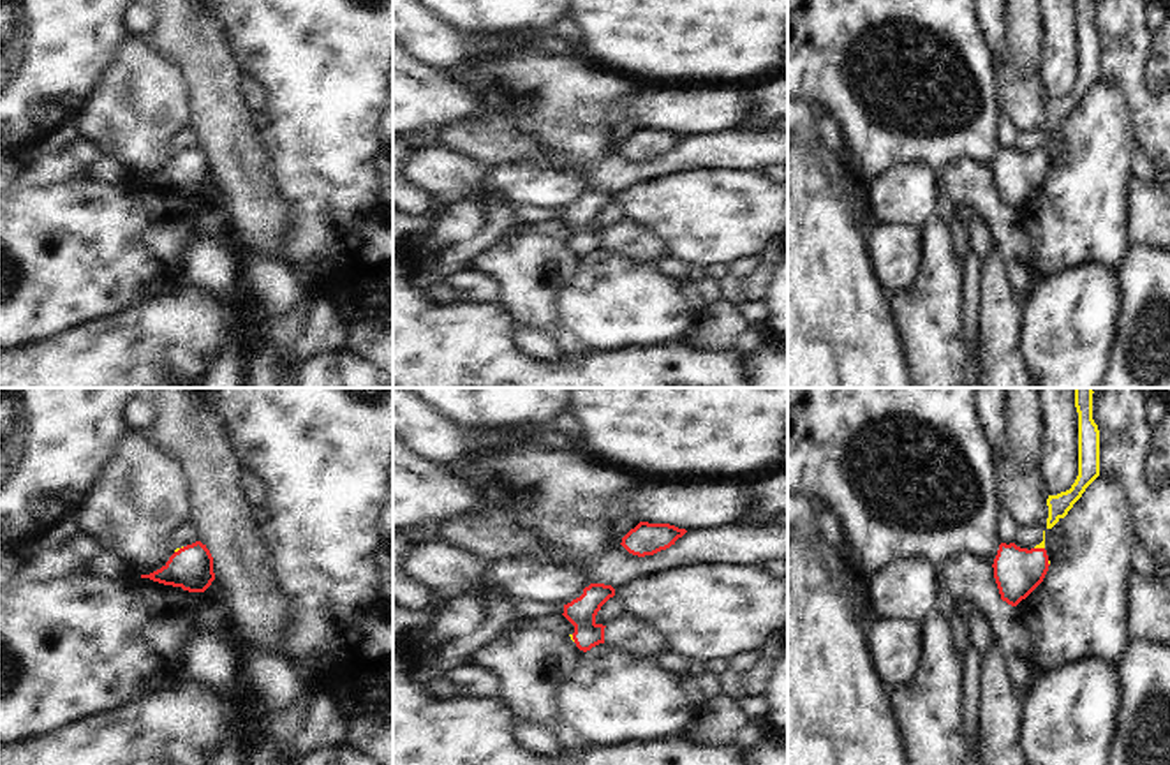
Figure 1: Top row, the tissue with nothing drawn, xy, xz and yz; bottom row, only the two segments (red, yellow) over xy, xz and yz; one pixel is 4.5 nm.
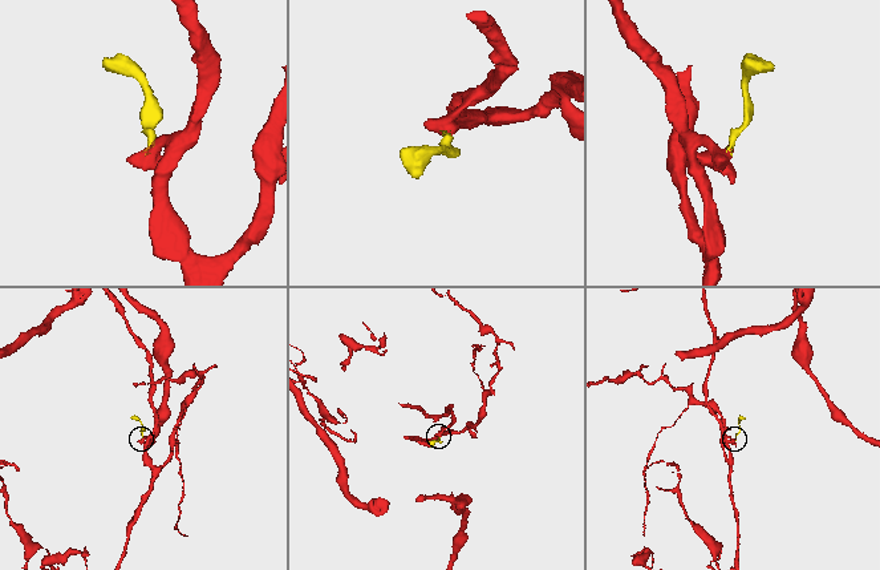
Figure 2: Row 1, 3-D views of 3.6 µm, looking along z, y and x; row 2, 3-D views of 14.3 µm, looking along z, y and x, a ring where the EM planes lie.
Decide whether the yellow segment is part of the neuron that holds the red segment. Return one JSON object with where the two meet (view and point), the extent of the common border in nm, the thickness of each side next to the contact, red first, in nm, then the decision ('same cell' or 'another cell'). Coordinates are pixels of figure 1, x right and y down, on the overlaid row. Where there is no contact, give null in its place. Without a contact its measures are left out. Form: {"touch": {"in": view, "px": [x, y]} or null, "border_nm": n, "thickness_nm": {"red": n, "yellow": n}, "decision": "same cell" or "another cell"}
{"touch": {"in": "yz", "px": [1040, 549]}, "border_nm": 50, "thickness_nm": {"red": 220, "yellow": 30}, "decision": "same cell"}

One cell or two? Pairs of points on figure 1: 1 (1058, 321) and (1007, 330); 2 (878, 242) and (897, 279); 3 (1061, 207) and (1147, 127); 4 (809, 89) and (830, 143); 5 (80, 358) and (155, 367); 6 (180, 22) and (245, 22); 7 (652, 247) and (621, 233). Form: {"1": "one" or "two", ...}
{"1": "two", "2": "one", "3": "two", "4": "two", "5": "one", "6": "two", "7": "one"}

